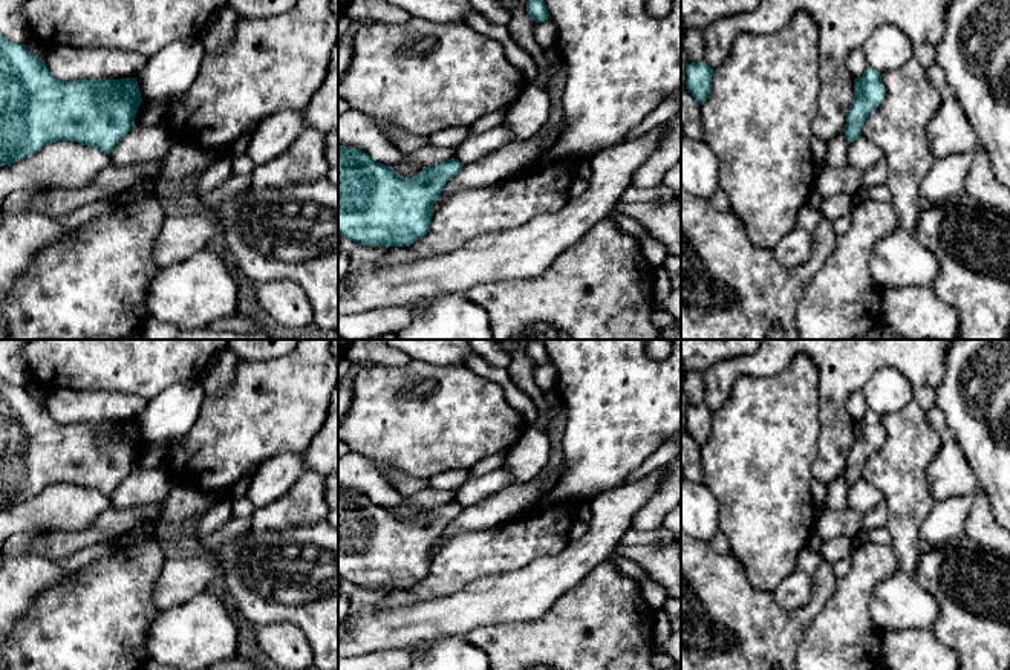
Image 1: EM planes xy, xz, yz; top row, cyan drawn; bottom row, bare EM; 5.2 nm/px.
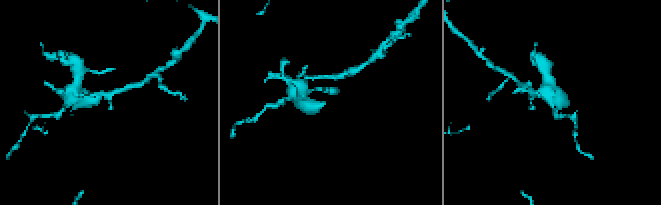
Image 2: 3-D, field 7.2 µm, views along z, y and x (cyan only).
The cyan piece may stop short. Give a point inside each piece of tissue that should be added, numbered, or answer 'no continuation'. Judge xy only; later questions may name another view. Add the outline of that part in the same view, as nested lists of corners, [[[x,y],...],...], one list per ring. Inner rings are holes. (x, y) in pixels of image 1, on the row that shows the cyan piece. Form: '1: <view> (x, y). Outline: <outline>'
no continuation

